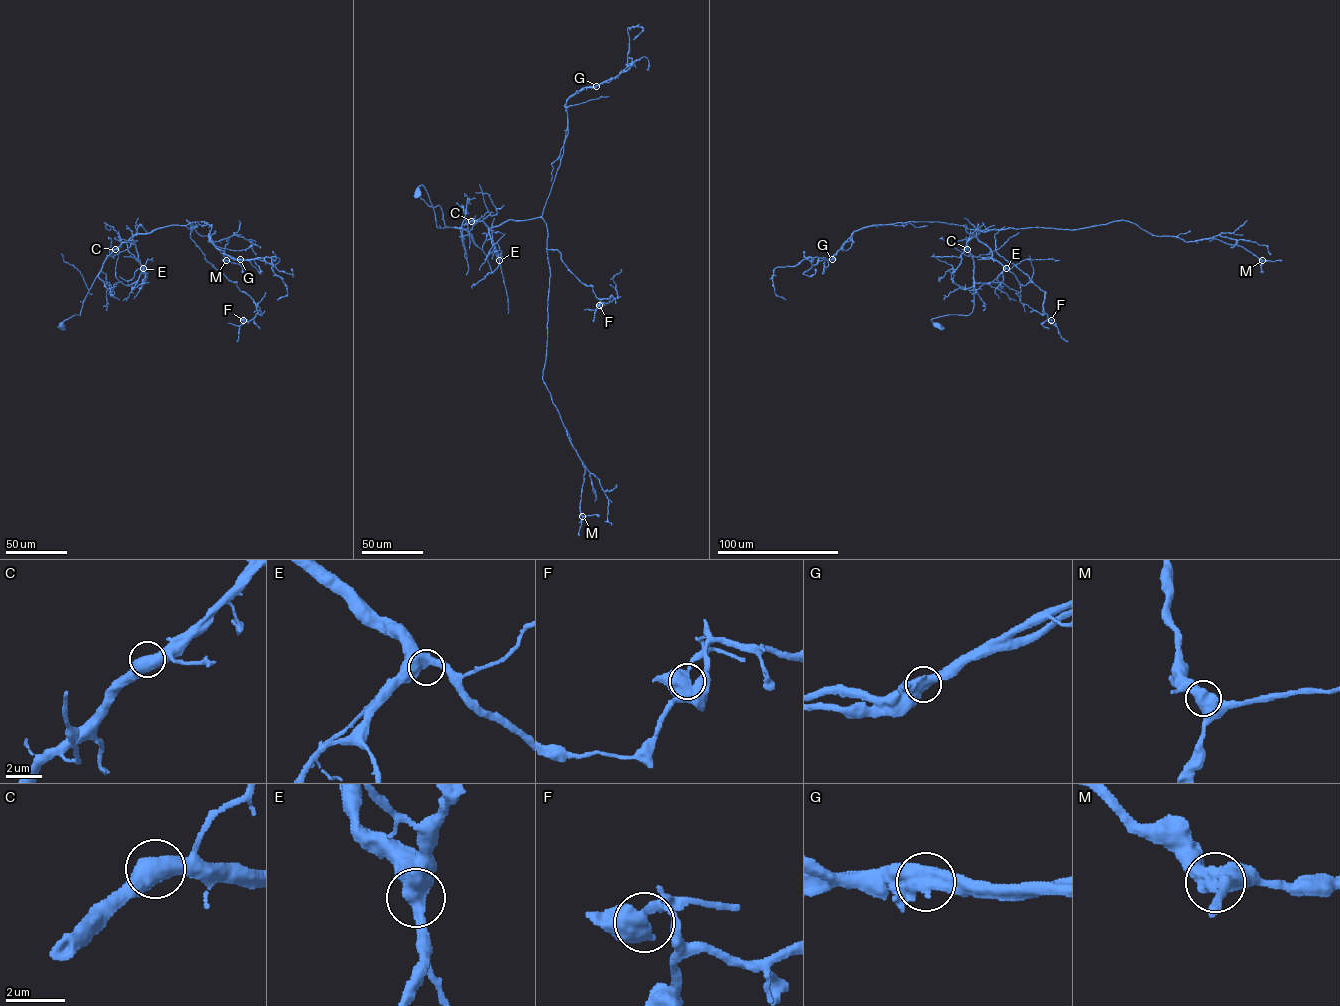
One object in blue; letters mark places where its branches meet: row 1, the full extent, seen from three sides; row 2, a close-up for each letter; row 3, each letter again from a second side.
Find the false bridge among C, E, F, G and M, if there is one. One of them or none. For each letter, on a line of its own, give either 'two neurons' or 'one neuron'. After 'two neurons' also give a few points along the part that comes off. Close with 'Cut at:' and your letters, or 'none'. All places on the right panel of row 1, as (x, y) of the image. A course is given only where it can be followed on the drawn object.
C: one neuron
E: one neuron
F: one neuron
G: two neurons; course (832, 259), (853, 232), (865, 227), (905, 225), (908, 221), (915, 227), (927, 225)
M: one neuron
Cut at: G

